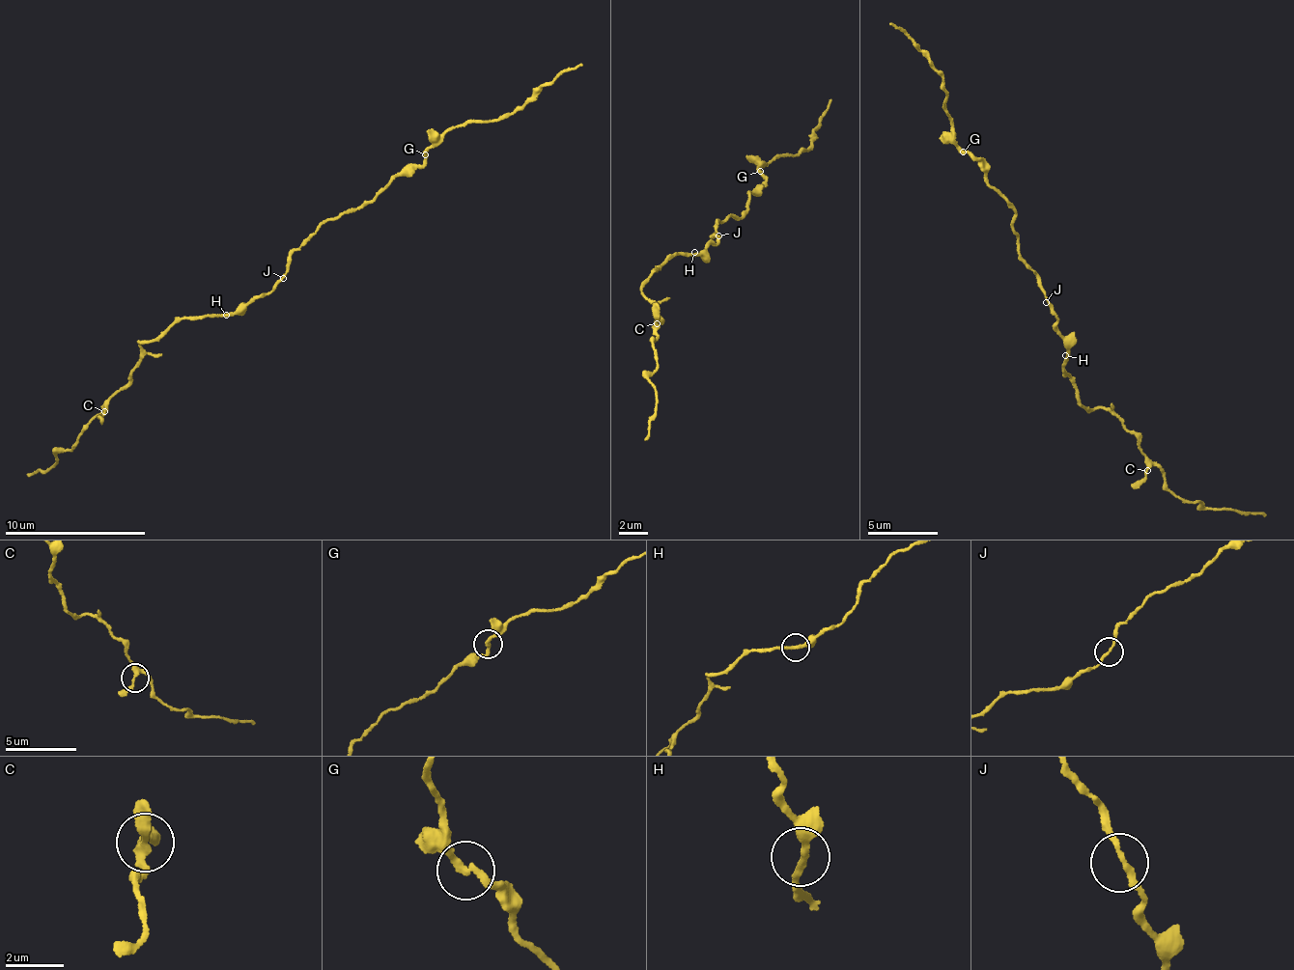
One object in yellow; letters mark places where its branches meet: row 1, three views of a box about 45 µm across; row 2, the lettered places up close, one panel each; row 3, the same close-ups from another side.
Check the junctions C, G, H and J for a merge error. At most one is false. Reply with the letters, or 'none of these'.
none of these

